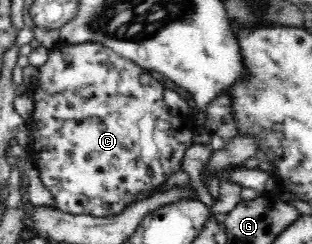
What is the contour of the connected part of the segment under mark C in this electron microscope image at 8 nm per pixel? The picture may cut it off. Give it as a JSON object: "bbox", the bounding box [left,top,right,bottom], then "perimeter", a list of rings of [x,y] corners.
{"bbox":[26,42,195,218],"perimeter":[[[81,42],[79,45],[68,44],[59,53],[56,48],[50,49],[50,56],[44,64],[32,71],[28,83],[30,85],[29,95],[32,97],[34,108],[29,116],[28,127],[30,142],[26,145],[42,184],[50,191],[53,198],[53,206],[66,214],[84,214],[100,218],[111,217],[120,214],[129,204],[136,200],[138,194],[144,194],[148,190],[156,190],[178,170],[182,170],[182,158],[190,146],[194,144],[195,128],[188,118],[173,114],[164,102],[164,89],[160,79],[153,78],[148,70],[138,66],[134,61],[126,57],[120,57],[112,48],[101,44],[101,42]]]}

